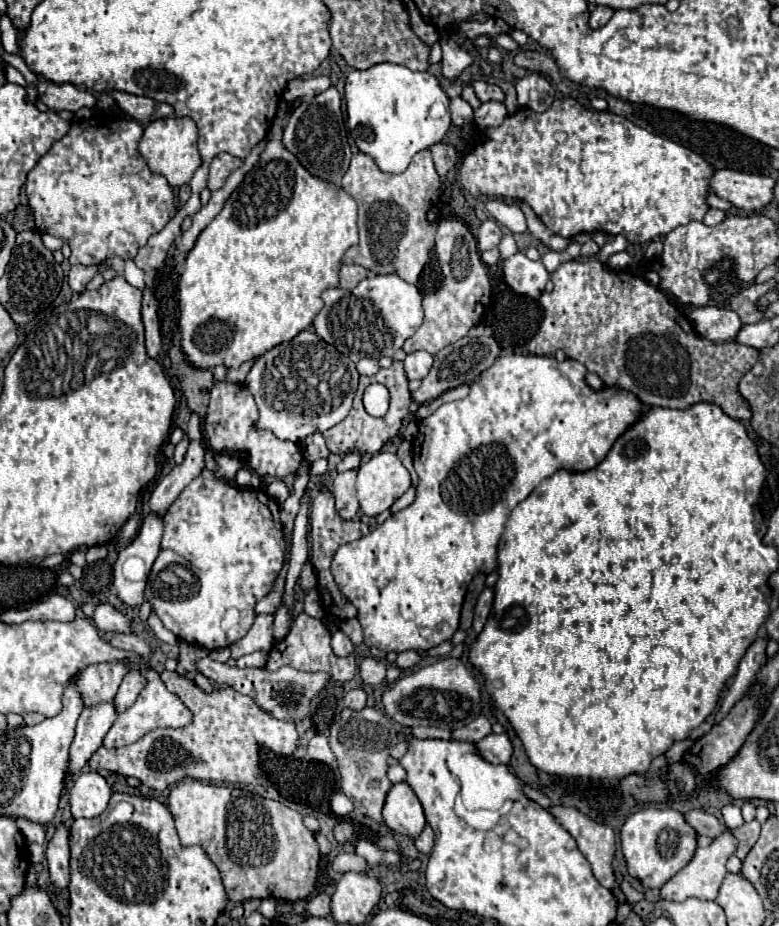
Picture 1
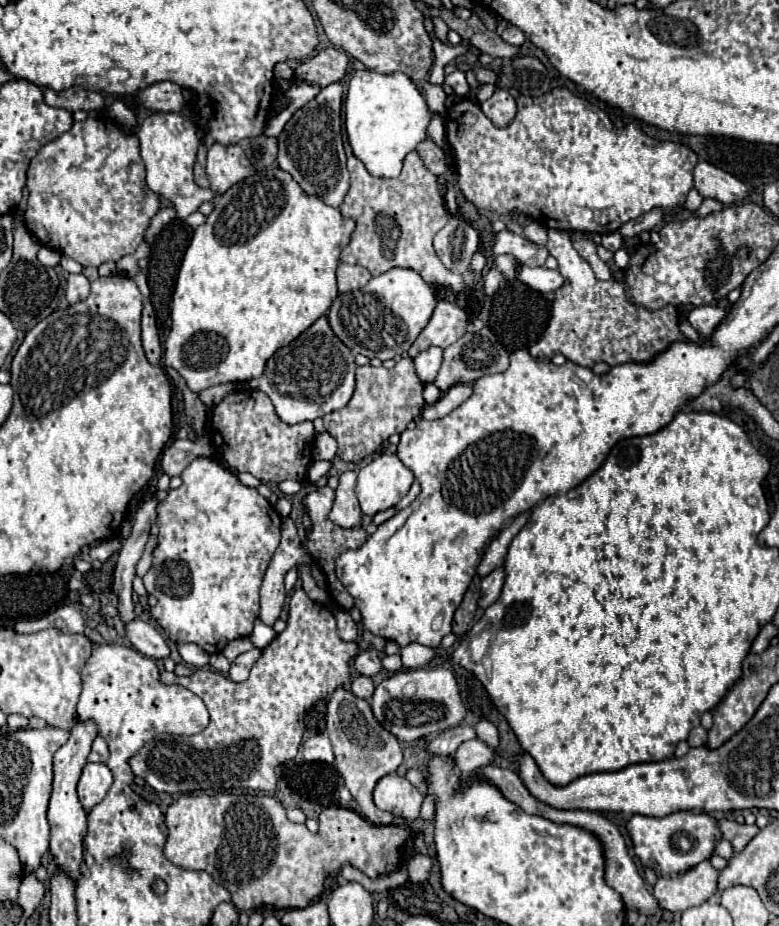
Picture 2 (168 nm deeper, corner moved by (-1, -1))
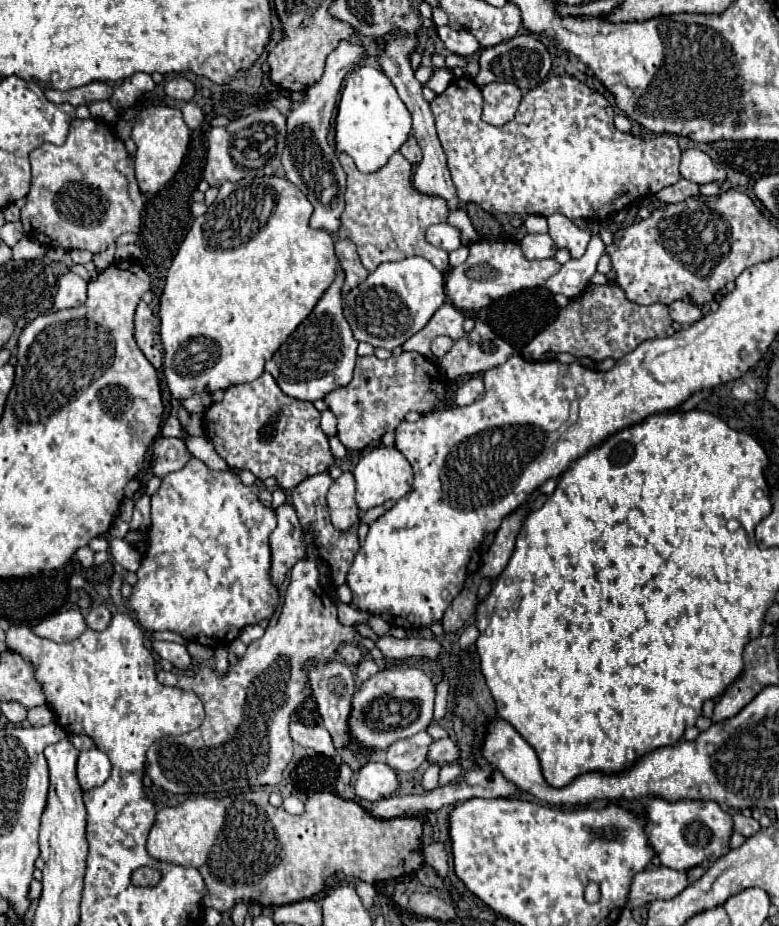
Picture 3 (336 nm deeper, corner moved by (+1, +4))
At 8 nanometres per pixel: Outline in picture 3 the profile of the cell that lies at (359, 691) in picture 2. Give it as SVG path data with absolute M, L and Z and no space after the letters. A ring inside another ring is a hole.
M365 659L365 661L361 661L361 663L359 663L359 667L357 667L357 677L359 677L361 681L365 681L367 677L375 675L377 671L379 671L377 663L375 663L373 659Z

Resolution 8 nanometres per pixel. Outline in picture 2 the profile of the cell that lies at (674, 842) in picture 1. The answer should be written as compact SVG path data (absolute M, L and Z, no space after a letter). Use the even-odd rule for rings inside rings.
M673 812L663 818L633 816L627 822L627 832L633 840L635 856L657 876L677 876L697 866L699 862L711 858L715 844L721 840L717 820L699 812Z

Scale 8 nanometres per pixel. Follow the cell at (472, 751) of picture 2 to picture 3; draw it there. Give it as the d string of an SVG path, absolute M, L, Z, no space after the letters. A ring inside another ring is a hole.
M449 737L433 741L429 747L429 755L427 755L427 759L431 763L441 763L441 765L453 763L453 761L457 761L457 757L459 757L459 747Z

